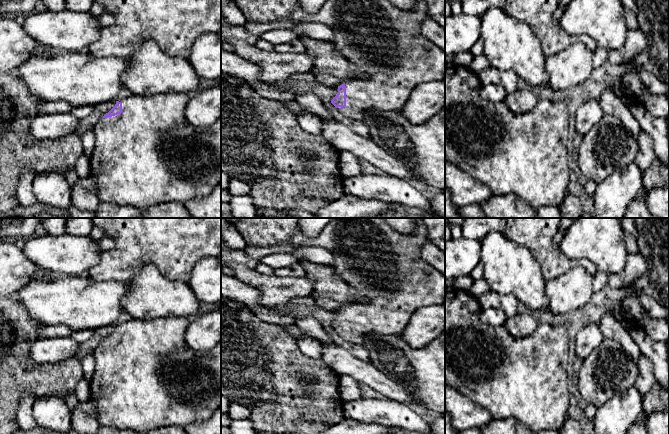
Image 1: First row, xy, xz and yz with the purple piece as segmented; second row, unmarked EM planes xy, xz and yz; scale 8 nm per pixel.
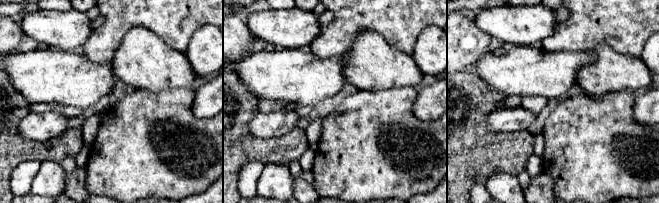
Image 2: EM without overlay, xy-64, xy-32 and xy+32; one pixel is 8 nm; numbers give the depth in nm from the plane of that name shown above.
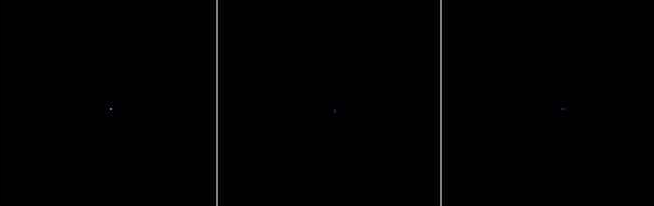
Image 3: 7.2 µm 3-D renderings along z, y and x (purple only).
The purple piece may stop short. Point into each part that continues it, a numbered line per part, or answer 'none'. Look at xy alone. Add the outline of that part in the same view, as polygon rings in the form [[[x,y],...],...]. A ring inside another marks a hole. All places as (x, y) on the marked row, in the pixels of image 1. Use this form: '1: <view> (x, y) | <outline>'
1: xy (149, 154) | [[[175,92],[147,97],[132,95],[119,100],[121,114],[102,118],[93,126],[95,146],[89,177],[95,181],[102,202],[139,209],[167,202],[185,203],[210,195],[221,182],[221,117],[207,127],[189,124],[185,117],[189,97],[188,93]]]

